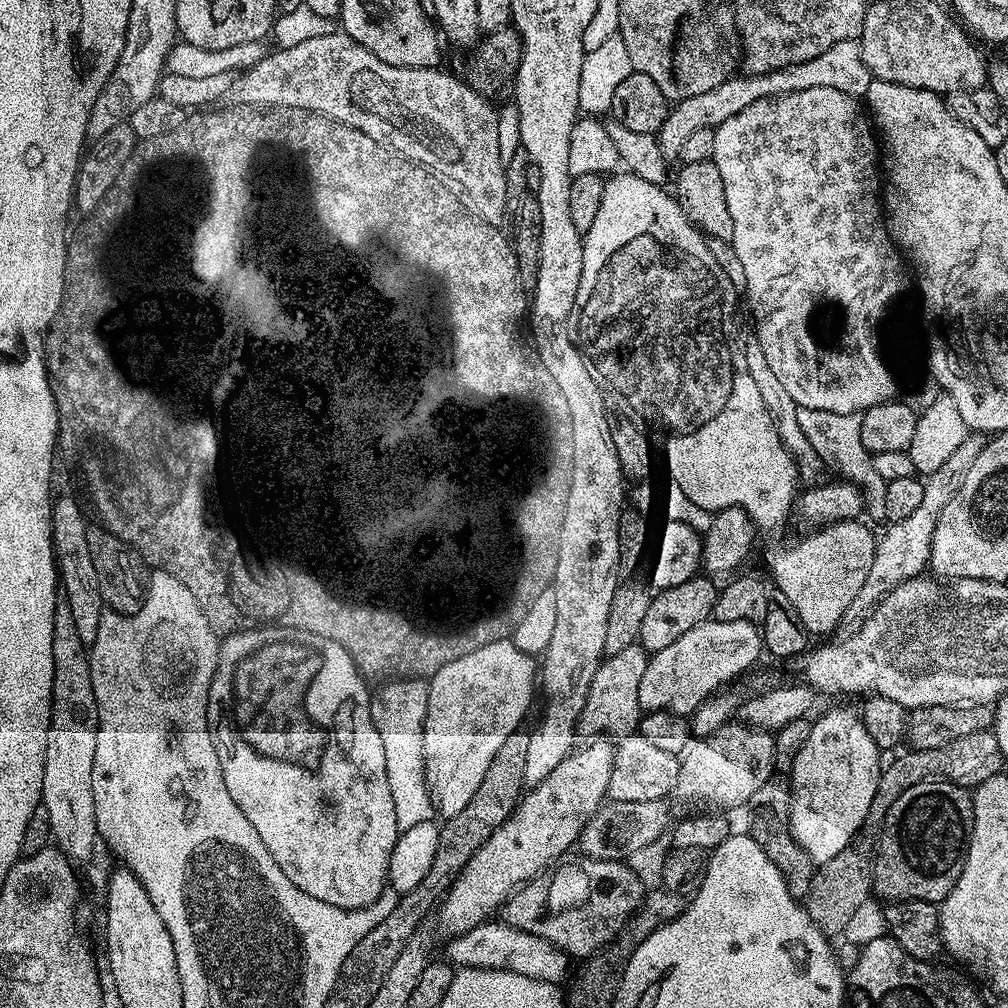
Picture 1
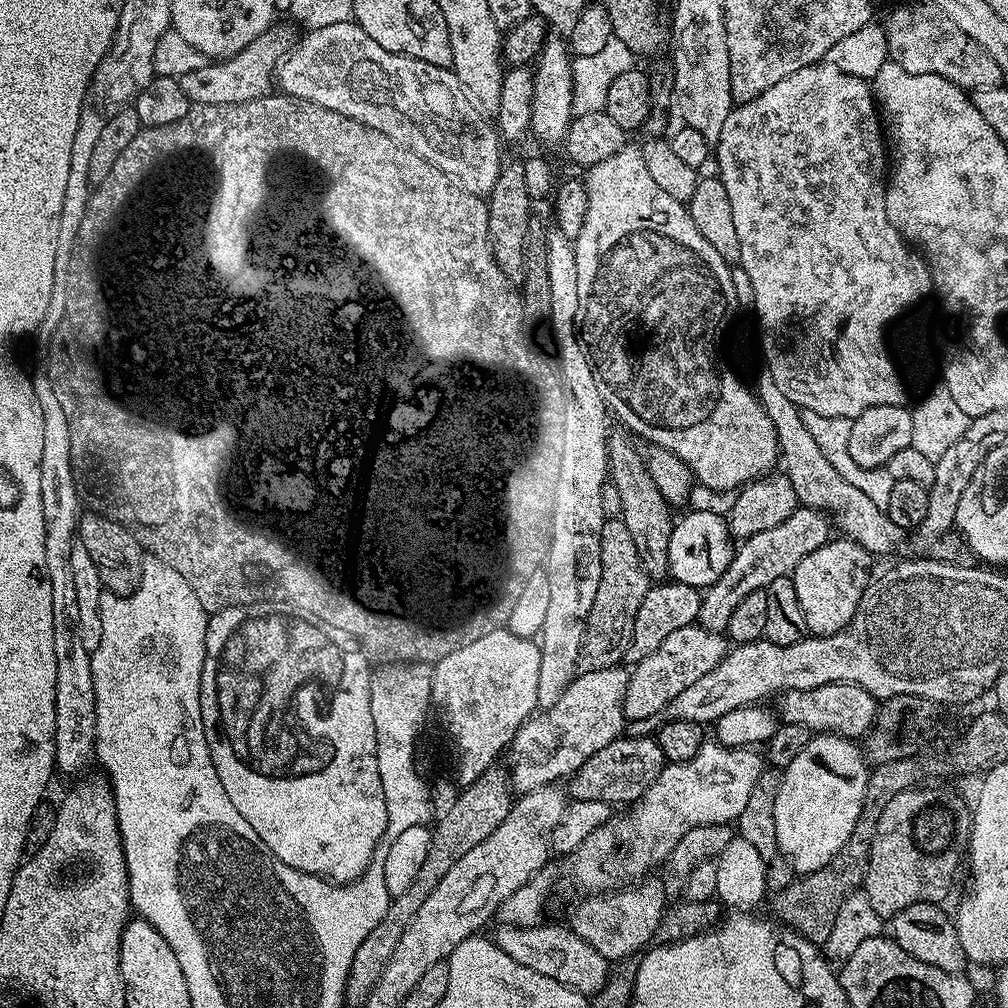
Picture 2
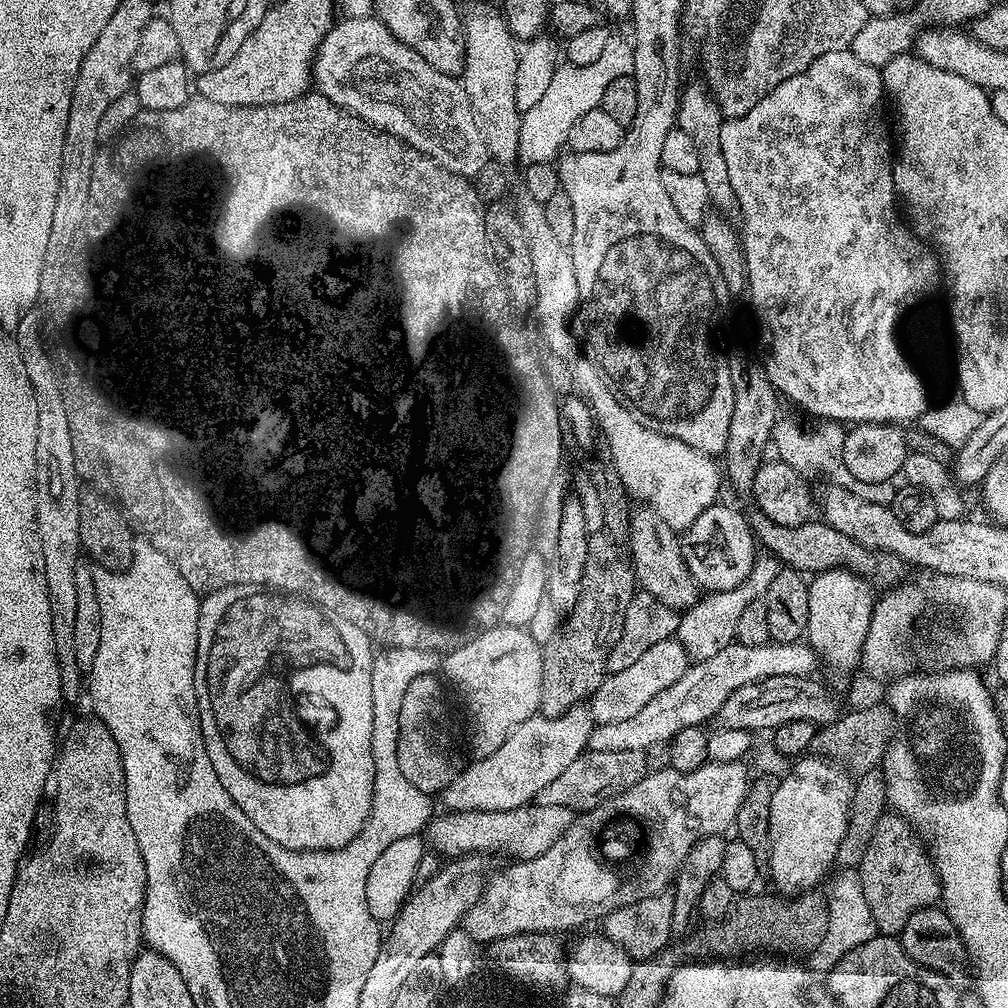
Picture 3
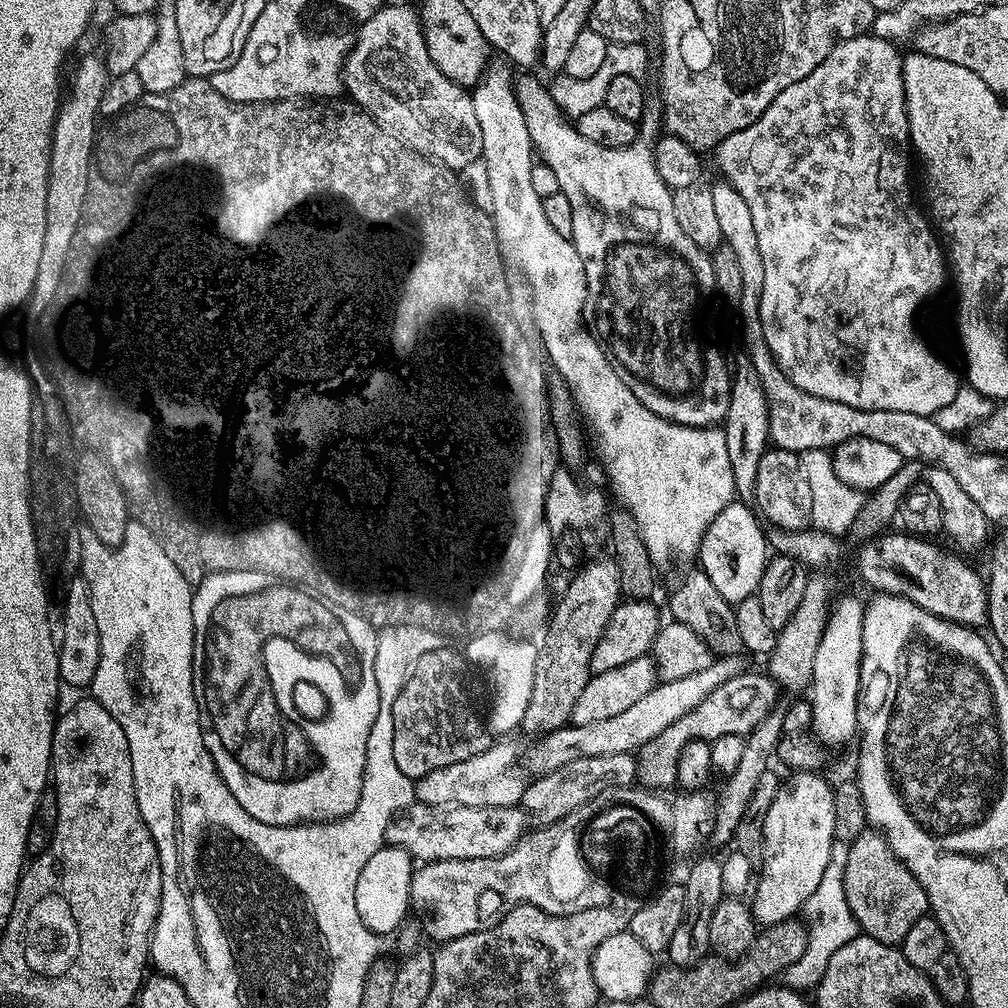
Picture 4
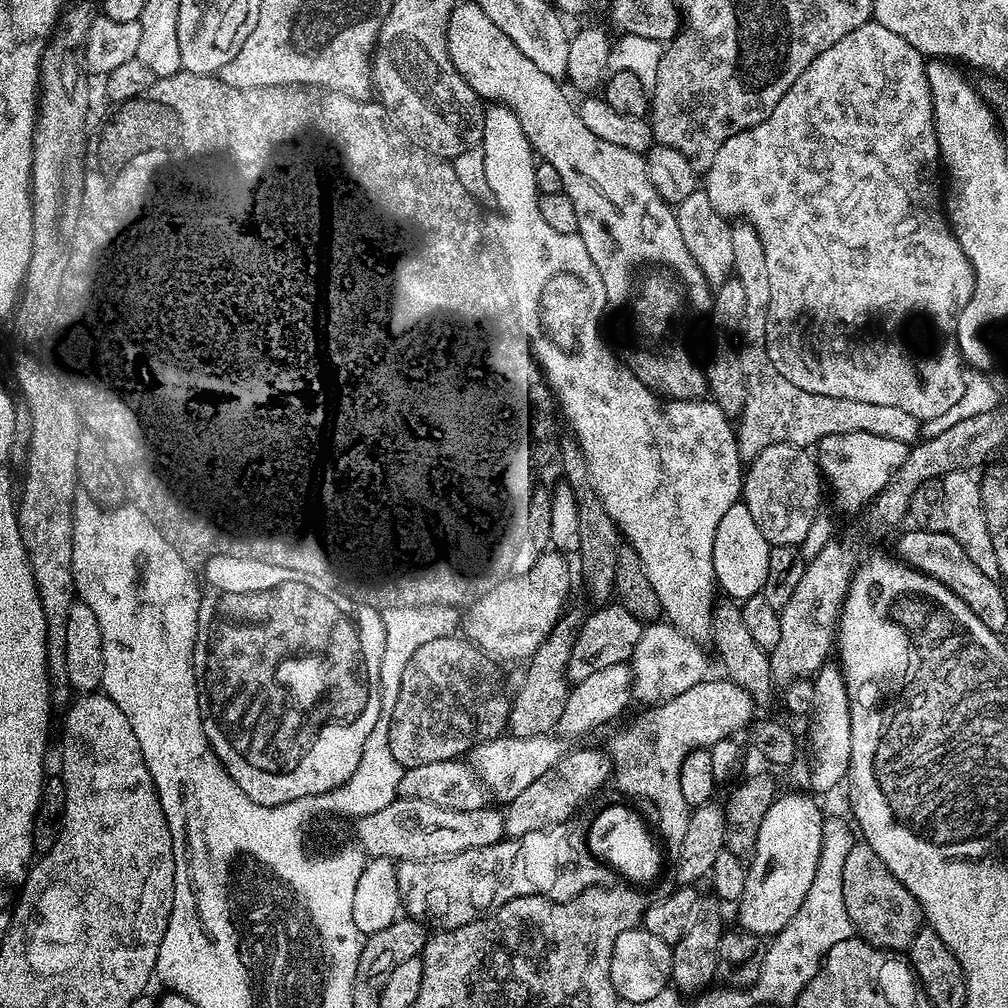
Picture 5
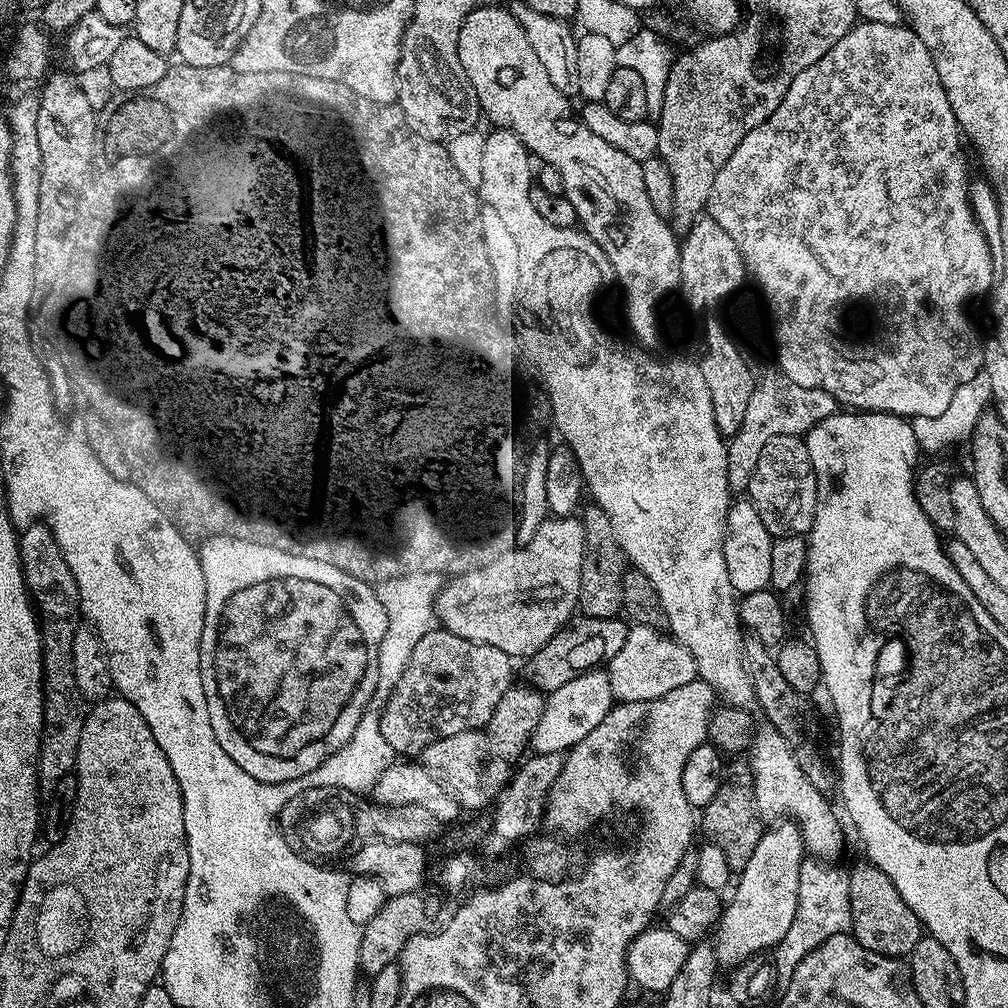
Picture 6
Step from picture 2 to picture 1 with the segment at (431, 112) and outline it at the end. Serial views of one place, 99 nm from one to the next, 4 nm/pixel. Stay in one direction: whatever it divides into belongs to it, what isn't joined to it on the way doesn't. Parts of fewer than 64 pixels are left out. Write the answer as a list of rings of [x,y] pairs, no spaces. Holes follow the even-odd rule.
[[[343,30],[307,39],[290,49],[269,51],[254,67],[247,68],[232,81],[230,96],[237,105],[249,108],[301,108],[329,116],[339,124],[362,130],[407,159],[427,166],[458,190],[463,203],[479,219],[493,226],[503,225],[510,197],[507,194],[505,166],[499,162],[497,109],[464,83],[459,75],[443,72],[443,67],[407,68],[382,62],[366,46],[354,42]]]

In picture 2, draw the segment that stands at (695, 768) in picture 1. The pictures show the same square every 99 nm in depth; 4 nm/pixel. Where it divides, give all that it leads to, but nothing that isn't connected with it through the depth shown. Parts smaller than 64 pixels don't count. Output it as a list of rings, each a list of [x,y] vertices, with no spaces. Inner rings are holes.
[[[706,740],[694,758],[684,763],[667,763],[661,774],[647,788],[646,791],[629,807],[624,816],[613,813],[613,816],[604,822],[598,830],[586,836],[581,846],[572,852],[561,855],[558,861],[545,865],[548,874],[554,874],[558,884],[568,884],[572,890],[578,890],[581,895],[589,896],[597,893],[597,885],[588,883],[588,872],[602,873],[604,880],[628,880],[624,882],[636,882],[647,877],[650,868],[661,867],[670,851],[677,846],[679,839],[689,830],[697,826],[729,824],[737,821],[747,799],[754,788],[754,784],[764,771],[764,760],[755,753],[752,748],[730,748],[715,740]]]

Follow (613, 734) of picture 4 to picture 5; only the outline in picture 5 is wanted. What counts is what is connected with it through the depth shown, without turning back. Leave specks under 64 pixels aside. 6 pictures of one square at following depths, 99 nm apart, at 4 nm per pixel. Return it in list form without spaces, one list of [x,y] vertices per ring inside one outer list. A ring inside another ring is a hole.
[[[501,734],[495,736],[493,740],[486,740],[477,743],[471,749],[470,759],[471,767],[474,769],[477,776],[480,777],[480,783],[484,785],[487,795],[492,796],[497,805],[507,806],[511,800],[518,798],[518,794],[522,794],[522,790],[526,790],[526,786],[530,786],[530,782],[534,782],[546,774],[546,770],[554,767],[561,758],[566,754],[565,741],[559,735],[549,734],[547,736],[535,736],[534,738],[518,738],[511,734]]]

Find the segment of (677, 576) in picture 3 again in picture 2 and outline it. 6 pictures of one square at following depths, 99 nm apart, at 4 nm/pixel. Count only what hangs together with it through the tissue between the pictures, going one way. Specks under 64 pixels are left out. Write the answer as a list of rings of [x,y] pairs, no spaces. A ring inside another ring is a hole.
[[[612,430],[608,433],[608,474],[611,487],[616,487],[616,492],[620,495],[621,513],[619,512],[619,515],[634,537],[634,544],[638,546],[640,561],[644,569],[647,570],[649,577],[664,578],[669,575],[667,547],[674,516],[668,513],[670,511],[668,501],[658,490],[654,478],[650,478],[645,453],[636,449],[637,441],[627,431],[619,431]]]

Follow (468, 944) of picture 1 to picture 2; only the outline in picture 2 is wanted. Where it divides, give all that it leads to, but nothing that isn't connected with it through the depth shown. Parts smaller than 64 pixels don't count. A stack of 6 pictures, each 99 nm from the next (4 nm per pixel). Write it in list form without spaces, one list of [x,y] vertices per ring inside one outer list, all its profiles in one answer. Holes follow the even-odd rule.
[[[541,922],[532,927],[501,923],[498,928],[494,941],[505,954],[510,954],[514,962],[522,962],[522,966],[530,966],[530,970],[538,970],[538,974],[546,978],[554,978],[554,982],[562,982],[585,994],[594,994],[608,981],[610,961],[563,923]]]

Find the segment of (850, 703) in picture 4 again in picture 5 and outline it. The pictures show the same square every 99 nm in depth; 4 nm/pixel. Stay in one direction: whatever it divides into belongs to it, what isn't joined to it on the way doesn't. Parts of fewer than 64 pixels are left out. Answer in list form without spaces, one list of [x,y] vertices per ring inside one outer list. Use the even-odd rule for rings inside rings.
[[[826,662],[812,680],[814,706],[808,724],[808,744],[812,747],[813,793],[828,792],[845,783],[850,770],[850,698],[844,674],[836,662]]]

